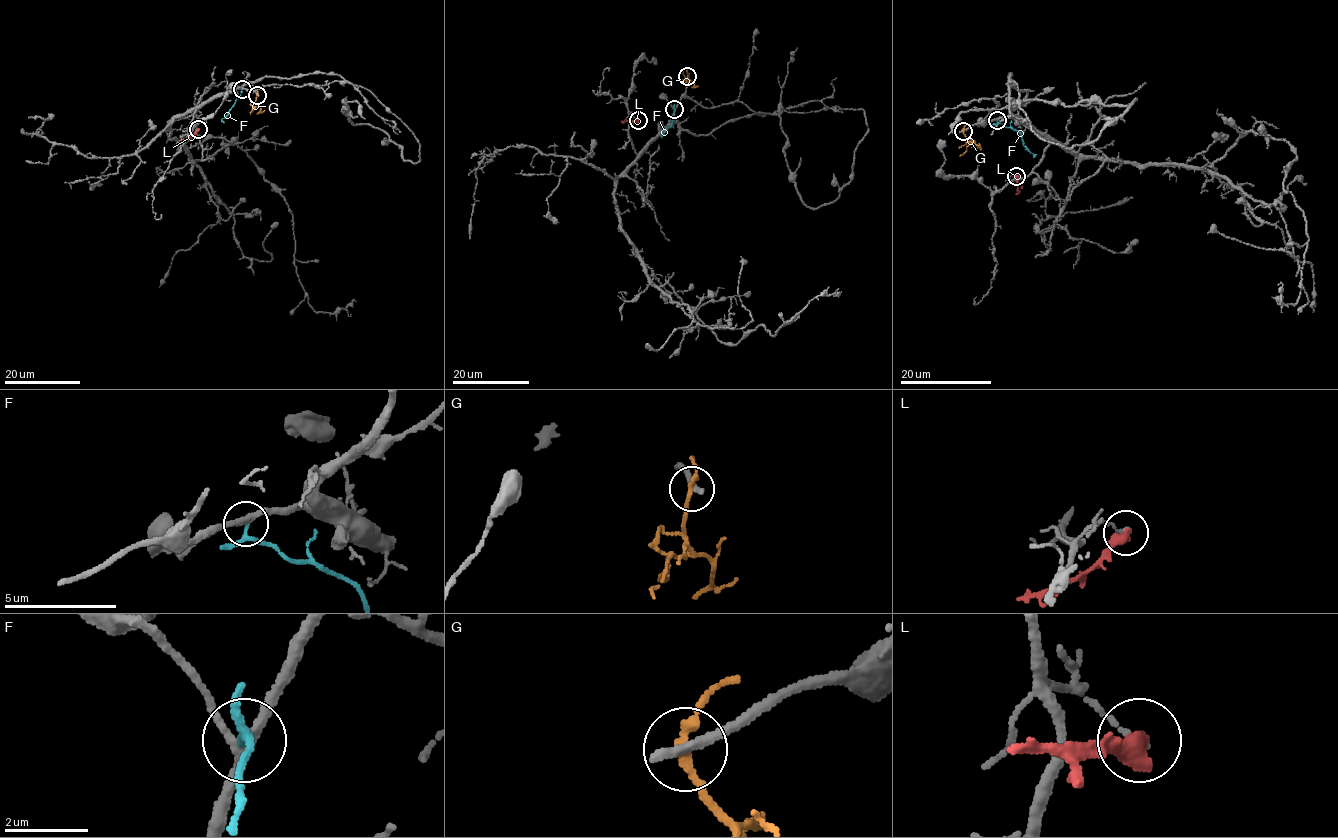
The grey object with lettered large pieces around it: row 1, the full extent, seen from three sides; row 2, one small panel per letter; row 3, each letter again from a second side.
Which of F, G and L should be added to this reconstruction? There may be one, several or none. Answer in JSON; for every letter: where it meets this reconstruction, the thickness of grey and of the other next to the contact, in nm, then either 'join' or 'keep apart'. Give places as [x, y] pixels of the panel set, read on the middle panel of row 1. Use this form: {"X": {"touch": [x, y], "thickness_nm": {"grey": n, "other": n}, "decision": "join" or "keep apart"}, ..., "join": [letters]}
{"F": {"touch": [674, 109], "thickness_nm": {"grey": 240, "other": 140}, "decision": "keep apart"}, "G": {"touch": [687, 76], "thickness_nm": {"grey": 320, "other": 200}, "decision": "keep apart"}, "L": {"touch": [638, 120], "thickness_nm": {"grey": 130, "other": 550}, "decision": "keep apart"}, "join": []}

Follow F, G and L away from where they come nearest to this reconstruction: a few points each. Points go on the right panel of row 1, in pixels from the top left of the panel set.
F: (997, 120), (1018, 131), (1033, 157)
G: (962, 131), (971, 140), (959, 156)
L: (1015, 176), (1018, 194)

